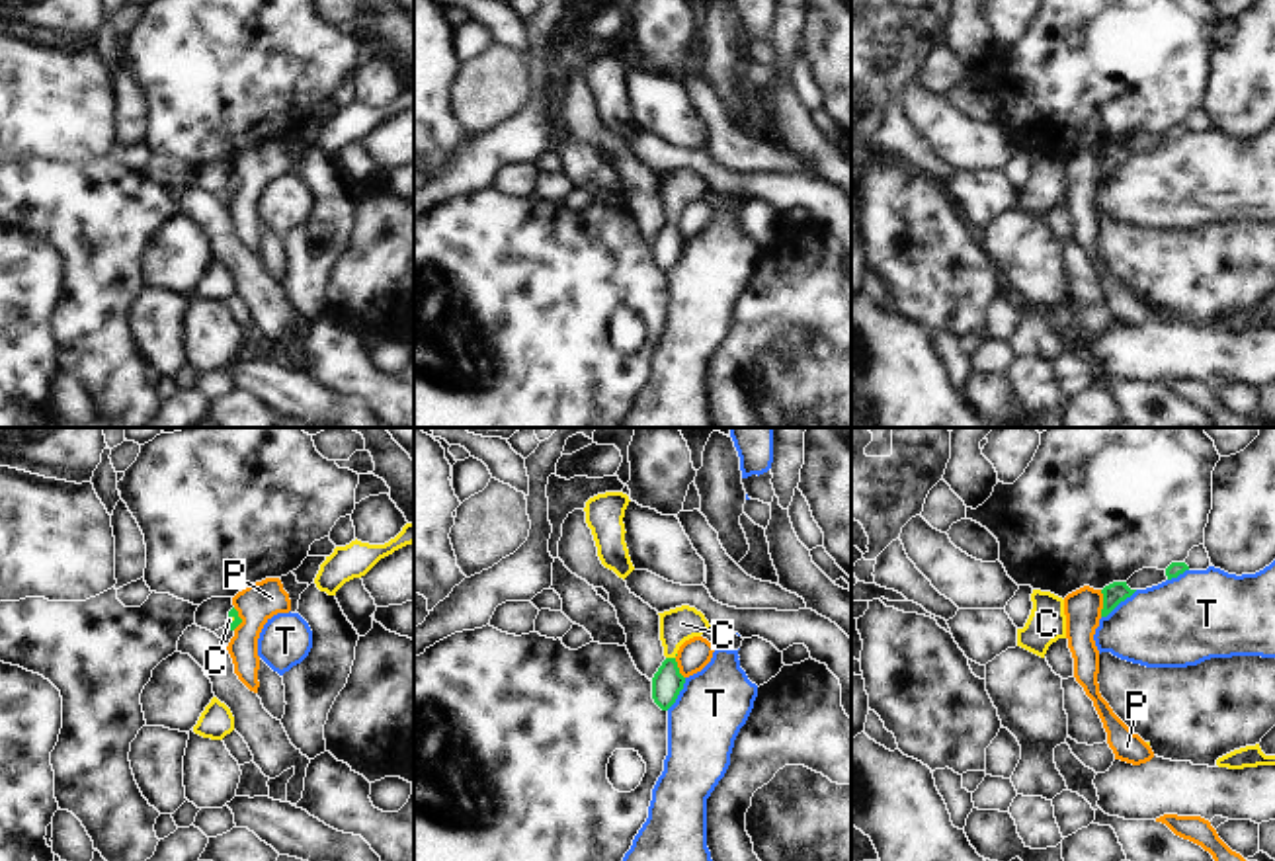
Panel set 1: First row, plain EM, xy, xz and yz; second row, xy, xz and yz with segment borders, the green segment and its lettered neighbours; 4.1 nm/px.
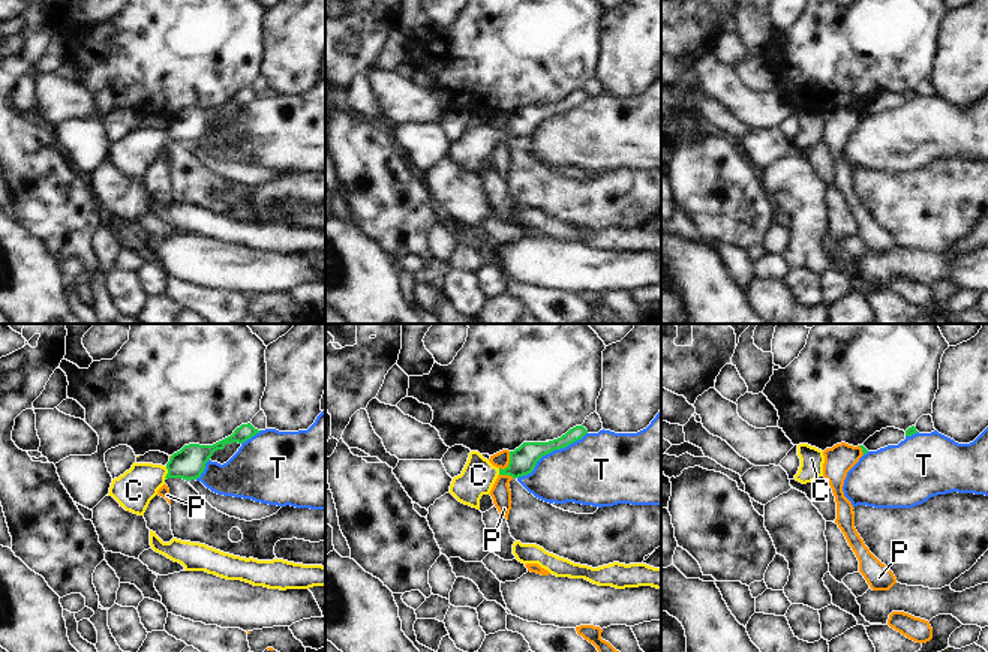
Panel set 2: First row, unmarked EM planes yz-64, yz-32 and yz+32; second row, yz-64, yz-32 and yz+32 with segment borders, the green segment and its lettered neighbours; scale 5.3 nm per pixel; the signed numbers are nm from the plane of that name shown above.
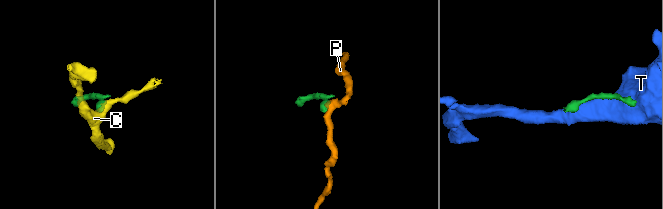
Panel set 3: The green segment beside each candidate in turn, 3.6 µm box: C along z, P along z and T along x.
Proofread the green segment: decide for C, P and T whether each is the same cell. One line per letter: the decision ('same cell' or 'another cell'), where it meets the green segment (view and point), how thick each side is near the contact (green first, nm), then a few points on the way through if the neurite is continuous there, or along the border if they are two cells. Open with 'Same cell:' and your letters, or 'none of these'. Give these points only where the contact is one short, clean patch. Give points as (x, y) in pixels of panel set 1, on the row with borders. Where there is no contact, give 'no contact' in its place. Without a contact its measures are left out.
Same cell: C
C: same cell | xz (670, 658) | 130/140 nm | across xz (666, 684), (670, 658), (672, 633), (682, 623)
P: another cell | yz (1104, 604) | 90/160 nm | along yz (1100, 590), (1102, 615)
T: another cell | yz (1119, 602) | 90/360 nm

